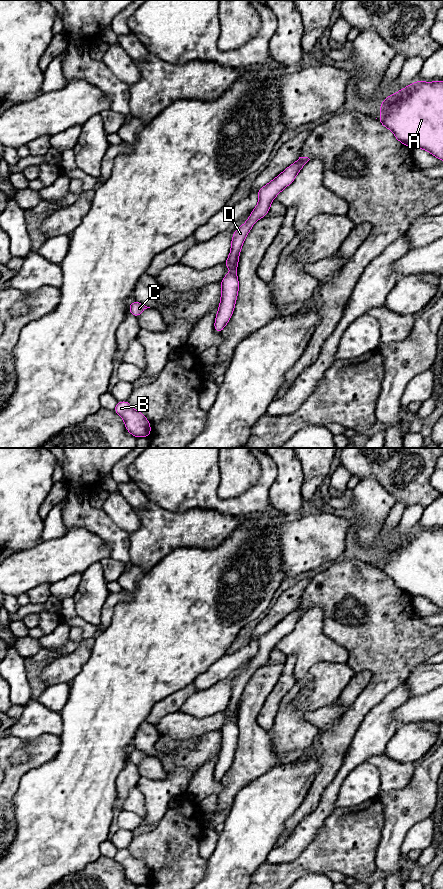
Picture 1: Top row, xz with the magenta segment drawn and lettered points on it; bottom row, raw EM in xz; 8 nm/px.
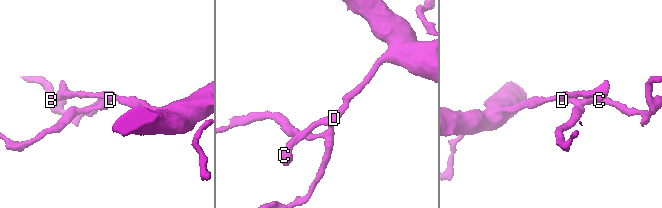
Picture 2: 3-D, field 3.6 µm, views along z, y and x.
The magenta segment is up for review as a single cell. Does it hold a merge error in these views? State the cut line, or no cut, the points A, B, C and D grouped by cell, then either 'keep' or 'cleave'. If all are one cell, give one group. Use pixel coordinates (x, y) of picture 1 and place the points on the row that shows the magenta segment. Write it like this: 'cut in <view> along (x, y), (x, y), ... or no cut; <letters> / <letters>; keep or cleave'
no cut; A B C D; keep

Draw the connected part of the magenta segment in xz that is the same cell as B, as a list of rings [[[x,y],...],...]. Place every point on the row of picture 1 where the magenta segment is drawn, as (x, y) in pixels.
[[[128,401],[117,402],[114,411],[122,417],[127,431],[134,437],[150,437],[151,425],[147,418],[134,410]]]

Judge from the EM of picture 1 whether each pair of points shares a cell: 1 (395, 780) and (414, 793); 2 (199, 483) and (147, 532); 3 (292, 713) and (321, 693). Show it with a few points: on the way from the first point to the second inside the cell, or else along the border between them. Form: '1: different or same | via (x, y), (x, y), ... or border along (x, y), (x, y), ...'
1: different | border along (416, 765), (411, 780), (403, 788), (382, 792)
2: different | border along (150, 501), (173, 511), (193, 509)
3: same | via (299, 706), (314, 693)

